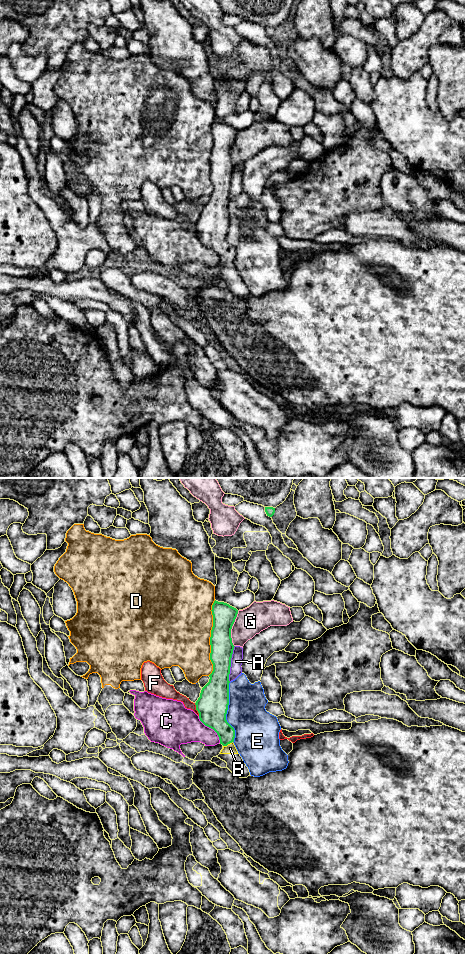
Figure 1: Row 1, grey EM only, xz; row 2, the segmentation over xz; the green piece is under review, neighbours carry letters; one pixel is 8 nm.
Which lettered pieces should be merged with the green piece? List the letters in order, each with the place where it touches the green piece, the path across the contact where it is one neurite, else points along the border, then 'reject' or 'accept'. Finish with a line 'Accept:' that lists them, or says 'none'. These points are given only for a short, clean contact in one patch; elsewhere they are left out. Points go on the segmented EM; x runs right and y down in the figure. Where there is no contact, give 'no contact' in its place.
A: meets green in xz at (230, 664); reject
B: meets green in xz at (227, 744); runs through xz (214, 716), (226, 733), (227, 744), (230, 748); accept
C: meets green in xz at (211, 728); border along xz (198, 716), (205, 725), (216, 733), (220, 742); reject
D: meets green in xz at (210, 638); reject
E: meets green in xz at (226, 712); reject
F: meets green in xz at (196, 709); border along xz (194, 703), (199, 715); reject
G: meets green in xz at (231, 628); reject
Accept: B

